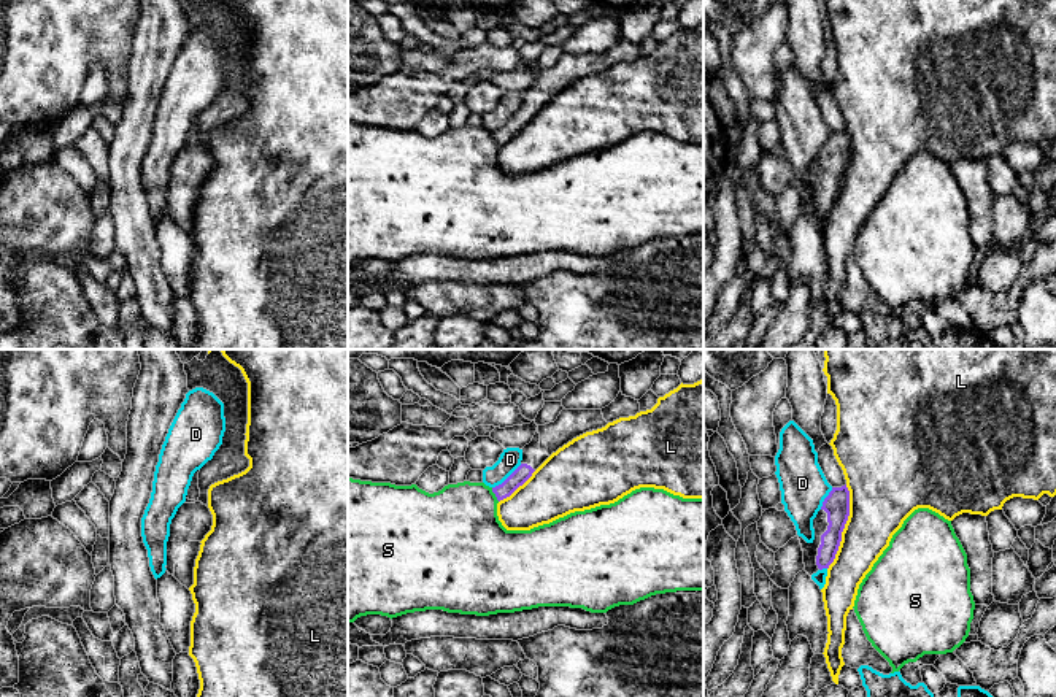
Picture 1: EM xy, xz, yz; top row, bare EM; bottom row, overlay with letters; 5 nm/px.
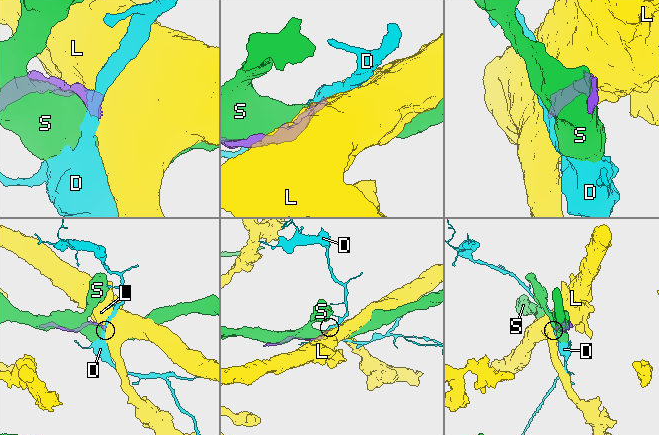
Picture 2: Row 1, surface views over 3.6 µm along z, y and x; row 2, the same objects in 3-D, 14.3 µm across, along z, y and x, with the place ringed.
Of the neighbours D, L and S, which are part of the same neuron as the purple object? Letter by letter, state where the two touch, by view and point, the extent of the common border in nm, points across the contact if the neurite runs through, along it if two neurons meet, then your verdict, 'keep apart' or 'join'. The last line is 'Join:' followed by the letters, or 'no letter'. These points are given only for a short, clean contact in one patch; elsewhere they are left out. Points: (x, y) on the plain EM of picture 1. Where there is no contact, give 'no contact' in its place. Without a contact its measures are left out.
D: xz (508, 121) | 200 nm | along xz (521, 108), (493, 132) | keep apart
L: yz (844, 172) | 440 nm | keep apart
S: xz (494, 137) | 80 nm | keep apart
Join: no letter

